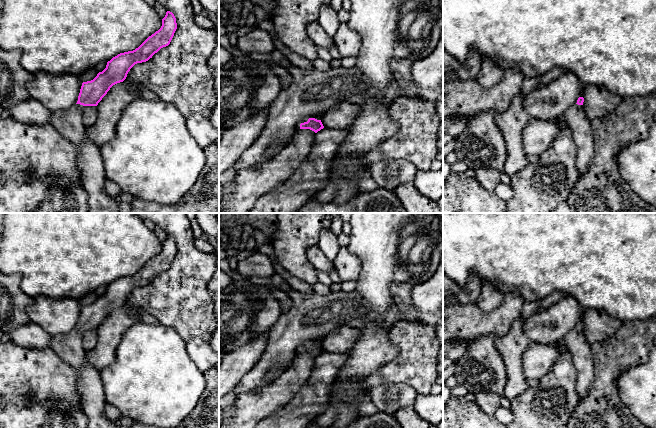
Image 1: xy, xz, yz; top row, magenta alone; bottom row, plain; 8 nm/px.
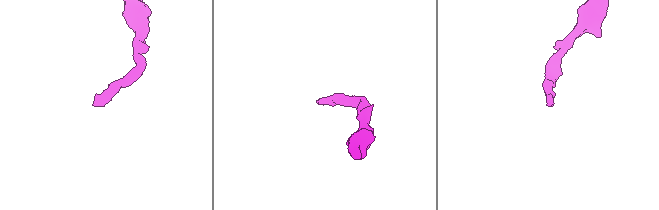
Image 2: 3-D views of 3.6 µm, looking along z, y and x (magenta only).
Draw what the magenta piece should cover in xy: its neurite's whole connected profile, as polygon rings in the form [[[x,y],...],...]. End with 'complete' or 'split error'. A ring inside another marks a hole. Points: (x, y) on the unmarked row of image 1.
[[[167,235],[161,252],[138,272],[113,281],[93,304],[82,307],[75,329],[52,337],[50,349],[80,372],[76,388],[82,398],[82,410],[88,419],[89,428],[118,428],[119,424],[105,415],[103,383],[100,372],[86,361],[86,351],[82,343],[83,332],[97,330],[113,309],[126,303],[135,288],[148,285],[161,272],[168,270],[176,253],[176,242],[172,236]]]; split error

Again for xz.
[[[304,342],[300,344],[299,347],[296,349],[296,355],[298,355],[299,353],[310,353],[317,357],[323,352],[324,350],[321,344],[317,344],[315,342]]]; split error

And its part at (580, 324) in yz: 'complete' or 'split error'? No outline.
split error

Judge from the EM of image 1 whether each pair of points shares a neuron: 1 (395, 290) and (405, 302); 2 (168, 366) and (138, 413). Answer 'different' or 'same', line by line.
1: same
2: same

